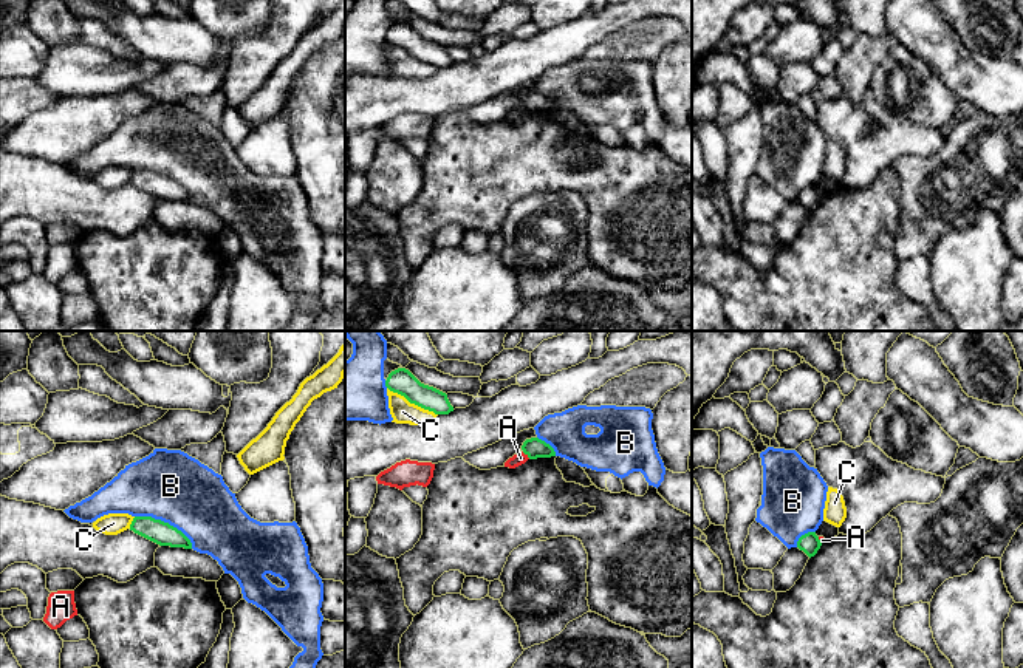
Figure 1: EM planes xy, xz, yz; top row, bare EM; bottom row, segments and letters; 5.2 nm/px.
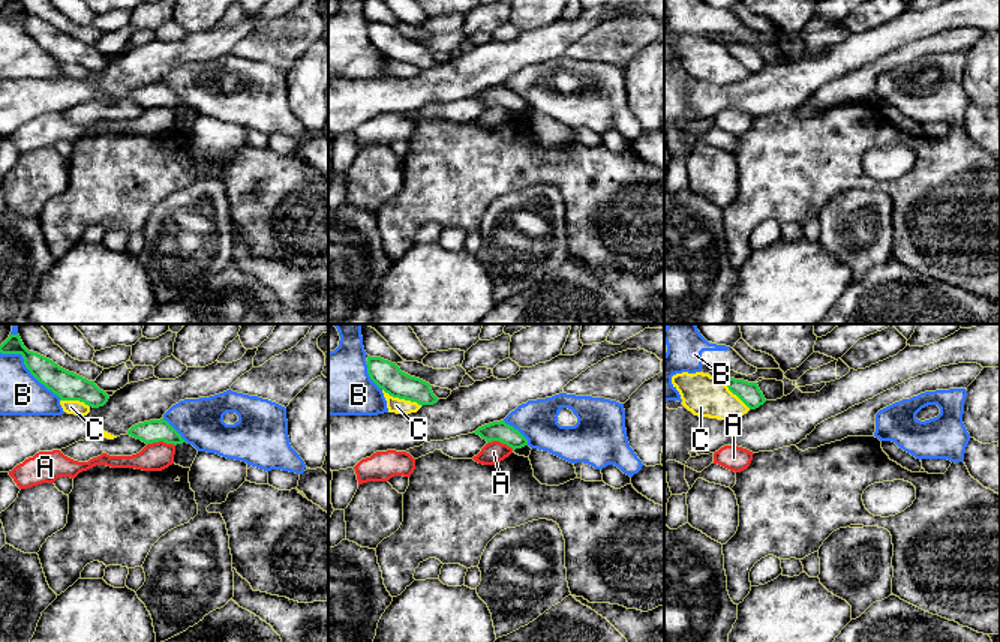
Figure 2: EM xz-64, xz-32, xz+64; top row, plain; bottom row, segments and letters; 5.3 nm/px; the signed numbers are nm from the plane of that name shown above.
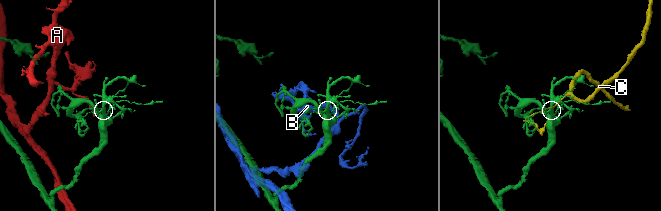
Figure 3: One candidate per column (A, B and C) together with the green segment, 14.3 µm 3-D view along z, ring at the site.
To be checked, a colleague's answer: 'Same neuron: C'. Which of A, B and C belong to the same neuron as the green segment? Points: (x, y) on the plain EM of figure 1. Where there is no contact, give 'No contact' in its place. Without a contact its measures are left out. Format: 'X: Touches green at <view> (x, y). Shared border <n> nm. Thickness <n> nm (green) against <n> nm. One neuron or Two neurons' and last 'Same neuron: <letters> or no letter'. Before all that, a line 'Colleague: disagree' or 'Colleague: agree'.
Colleague: disagree
A: Touches green at xz (526, 107). Shared border 60 nm. Thickness 110 nm (green) against 70 nm. Two neurons
B: Touches green at xy (166, 177). Shared border 340 nm. Thickness 120 nm (green) against 360 nm. Two neurons
C: Touches green at xz (412, 56). Shared border 300 nm. Thickness 140 nm (green) against 120 nm. Two neurons
Same neuron: no letter

